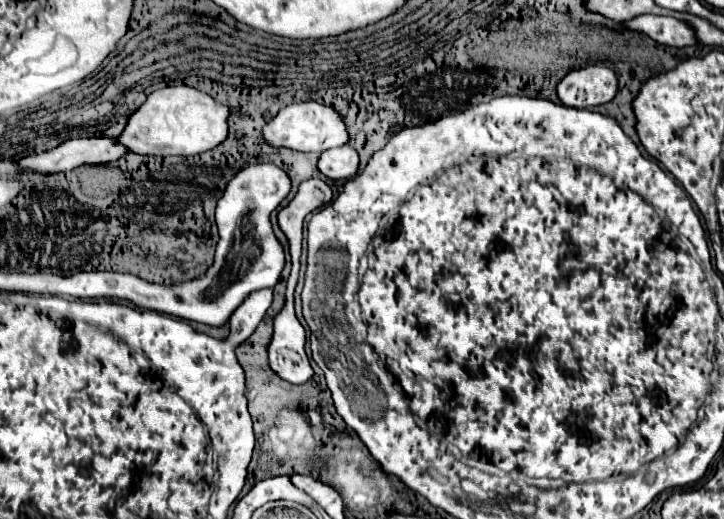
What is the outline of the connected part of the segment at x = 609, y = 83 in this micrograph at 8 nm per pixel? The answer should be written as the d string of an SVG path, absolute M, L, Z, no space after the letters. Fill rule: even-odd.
M584 66L568 72L558 84L556 92L564 106L588 108L606 104L618 90L616 74L606 66Z

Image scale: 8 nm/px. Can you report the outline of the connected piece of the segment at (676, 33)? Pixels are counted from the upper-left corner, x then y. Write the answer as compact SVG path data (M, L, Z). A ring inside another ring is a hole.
M642 14L636 16L628 22L622 22L624 30L632 30L632 32L642 32L648 38L652 38L658 44L664 46L692 46L696 44L694 38L694 30L690 30L684 22L672 18L672 16L652 16L652 14Z

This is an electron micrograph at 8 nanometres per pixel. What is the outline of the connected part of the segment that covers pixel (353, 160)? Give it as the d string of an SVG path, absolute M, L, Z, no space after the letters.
M352 146L326 150L318 158L318 170L330 180L352 178L358 172L358 152Z

